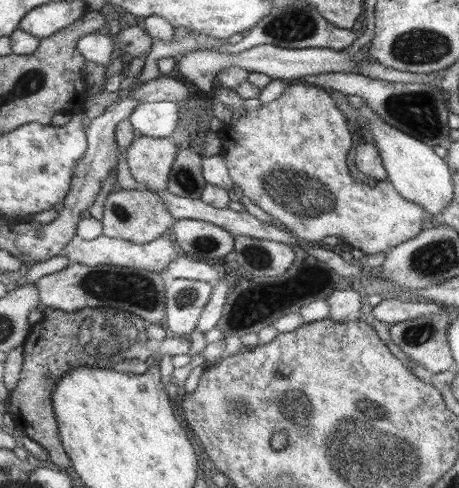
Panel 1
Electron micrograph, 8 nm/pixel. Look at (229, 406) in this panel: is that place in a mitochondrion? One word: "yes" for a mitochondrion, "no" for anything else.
yes

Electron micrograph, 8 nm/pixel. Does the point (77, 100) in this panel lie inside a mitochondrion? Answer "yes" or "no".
no

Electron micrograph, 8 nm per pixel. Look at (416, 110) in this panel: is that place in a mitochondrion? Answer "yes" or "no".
yes

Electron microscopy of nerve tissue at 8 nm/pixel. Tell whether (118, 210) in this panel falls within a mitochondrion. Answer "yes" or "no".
yes

